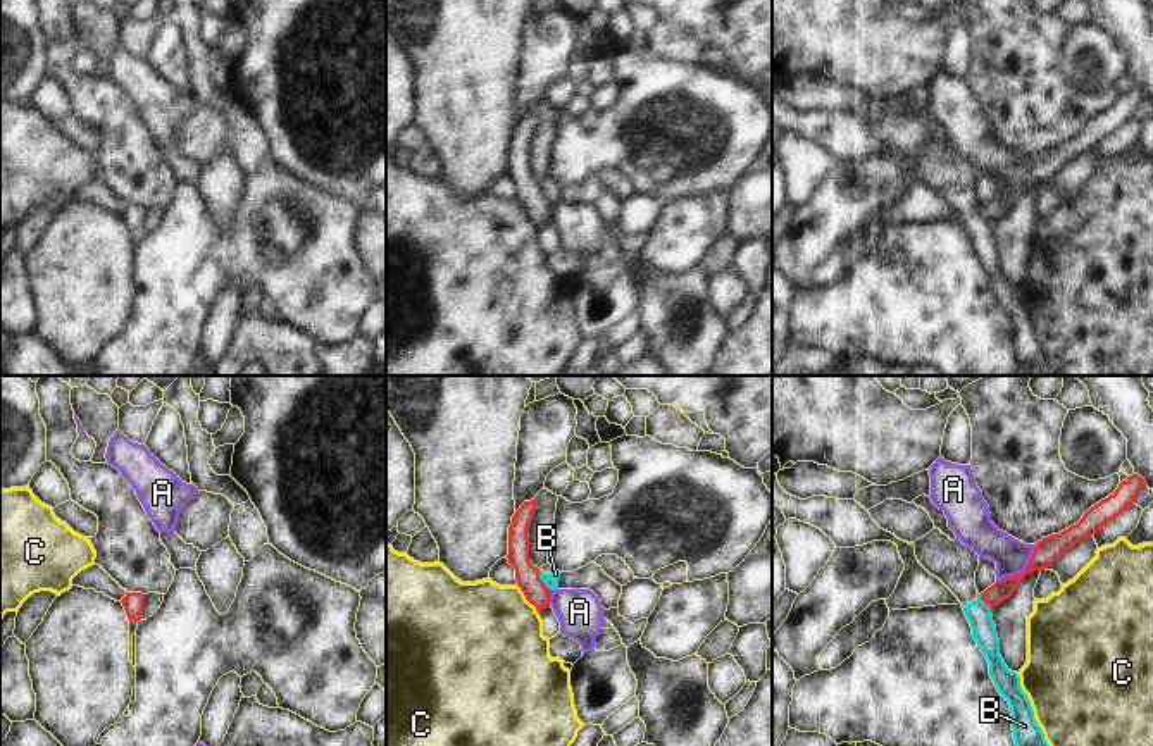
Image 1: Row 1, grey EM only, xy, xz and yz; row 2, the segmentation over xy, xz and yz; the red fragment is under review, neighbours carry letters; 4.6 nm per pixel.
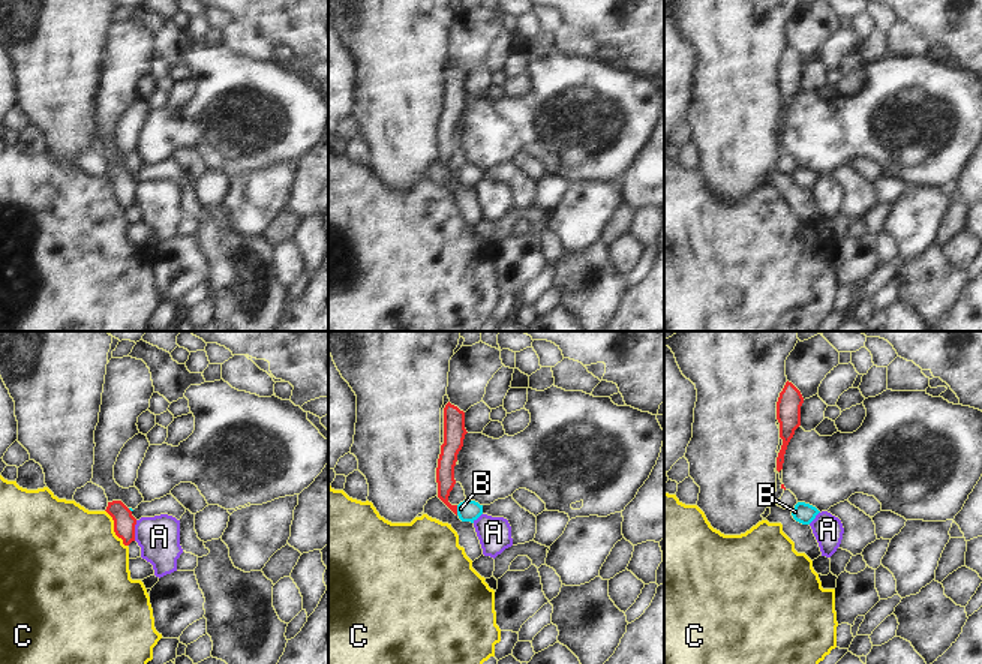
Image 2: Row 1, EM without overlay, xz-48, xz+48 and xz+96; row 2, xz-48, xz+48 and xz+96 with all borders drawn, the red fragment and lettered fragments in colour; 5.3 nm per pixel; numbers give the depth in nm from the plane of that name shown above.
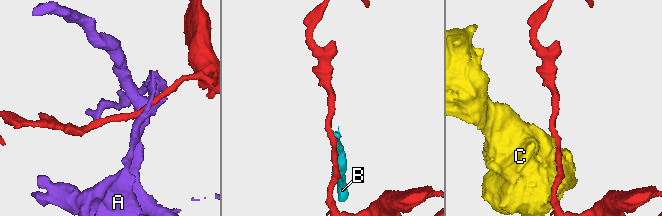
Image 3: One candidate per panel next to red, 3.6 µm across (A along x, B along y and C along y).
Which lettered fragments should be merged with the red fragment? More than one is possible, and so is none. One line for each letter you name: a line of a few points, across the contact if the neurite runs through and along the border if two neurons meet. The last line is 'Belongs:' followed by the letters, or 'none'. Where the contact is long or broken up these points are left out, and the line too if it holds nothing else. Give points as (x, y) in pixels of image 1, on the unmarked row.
Belongs: none

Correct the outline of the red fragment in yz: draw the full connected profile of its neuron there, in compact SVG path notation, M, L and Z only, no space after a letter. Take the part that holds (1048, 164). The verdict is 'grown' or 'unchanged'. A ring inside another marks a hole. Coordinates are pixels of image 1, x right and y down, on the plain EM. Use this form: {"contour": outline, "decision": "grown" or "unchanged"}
{"contour": "M1129 90L1119 98L1113 109L1091 121L1077 138L1060 148L1051 148L1038 155L1025 184L996 195L991 202L981 207L981 214L989 222L1008 214L1027 188L1051 181L1067 164L1074 162L1082 153L1094 150L1105 138L1131 122L1134 112L1144 100L1146 96L1141 90Z", "decision": "unchanged"}

